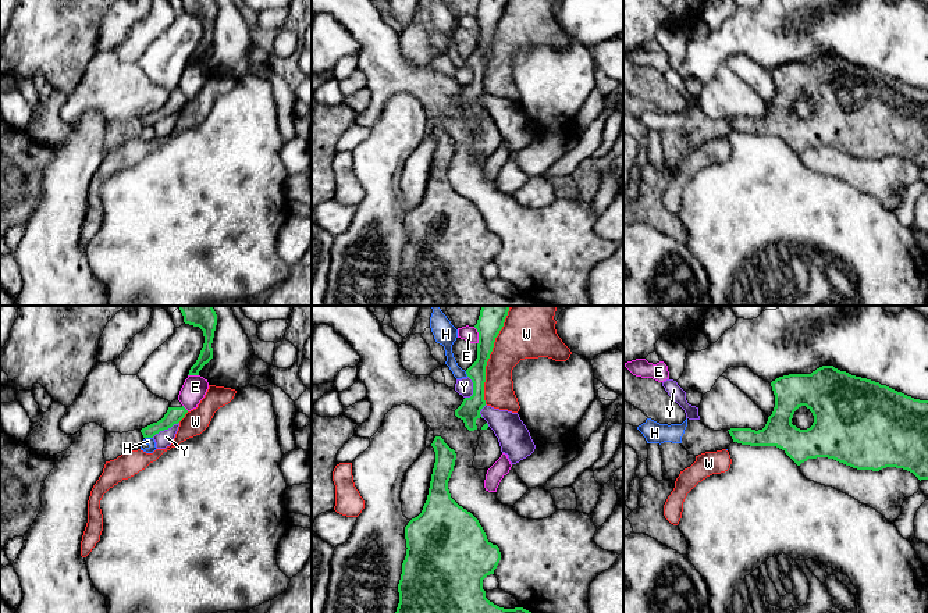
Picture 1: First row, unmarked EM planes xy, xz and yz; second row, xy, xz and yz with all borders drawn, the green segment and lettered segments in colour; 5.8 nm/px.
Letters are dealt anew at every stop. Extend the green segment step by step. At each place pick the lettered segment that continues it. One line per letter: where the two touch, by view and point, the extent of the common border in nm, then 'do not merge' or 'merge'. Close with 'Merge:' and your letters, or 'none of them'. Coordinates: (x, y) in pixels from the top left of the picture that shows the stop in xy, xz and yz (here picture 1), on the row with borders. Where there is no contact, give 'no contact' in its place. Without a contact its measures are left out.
E: xz (479, 335) | 110 nm | do not merge
H: xy (149, 437) | 50 nm | do not merge
W: xz (489, 356) | 600 nm | do not merge
Y: xy (164, 428) | 180 nm | do not merge
Merge: none of them

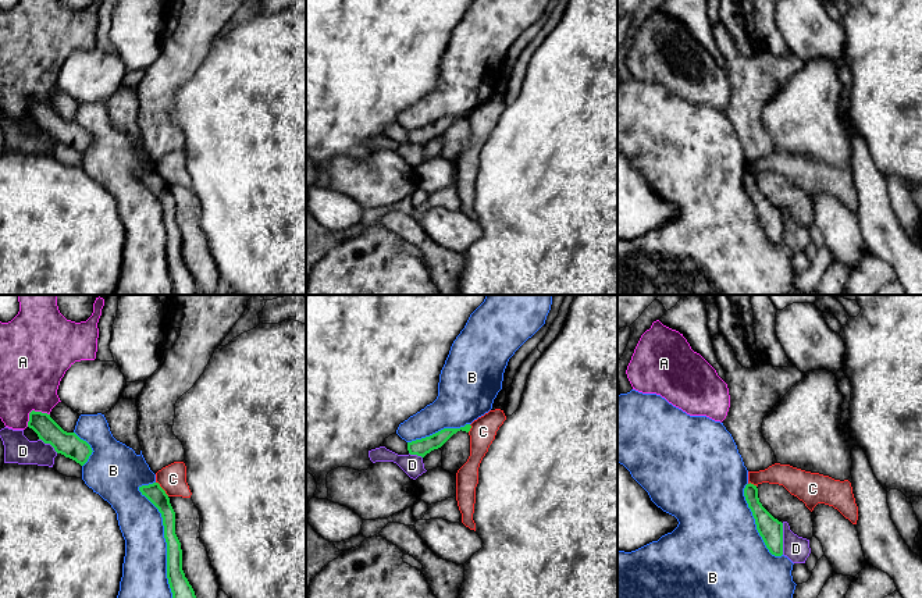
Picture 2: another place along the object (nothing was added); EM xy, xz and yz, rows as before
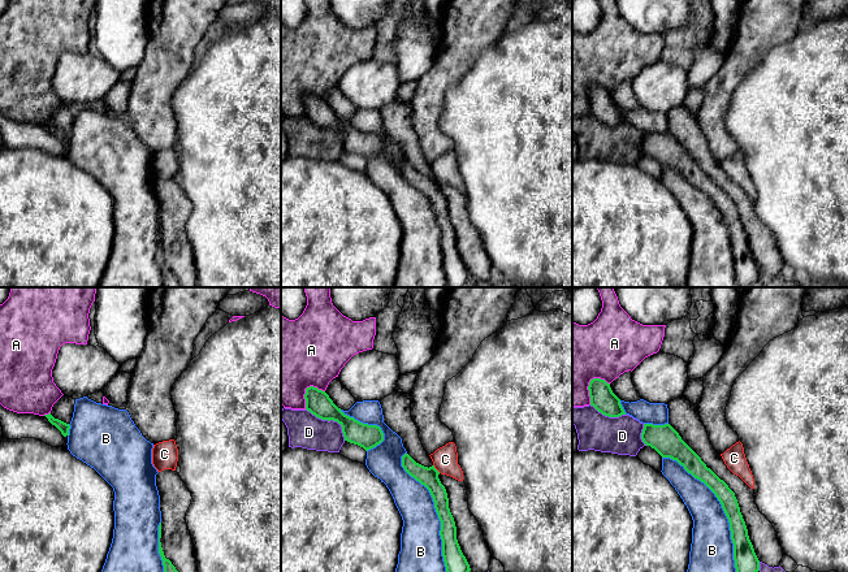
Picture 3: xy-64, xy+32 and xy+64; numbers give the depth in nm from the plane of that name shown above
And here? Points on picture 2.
A: xy (32, 410) | 150 nm | do not merge
B: xy (164, 536) | 700 nm | do not merge
C: xy (162, 488) | 120 nm | do not merge
D: yz (782, 538) | 180 nm | do not merge
Merge: none of them

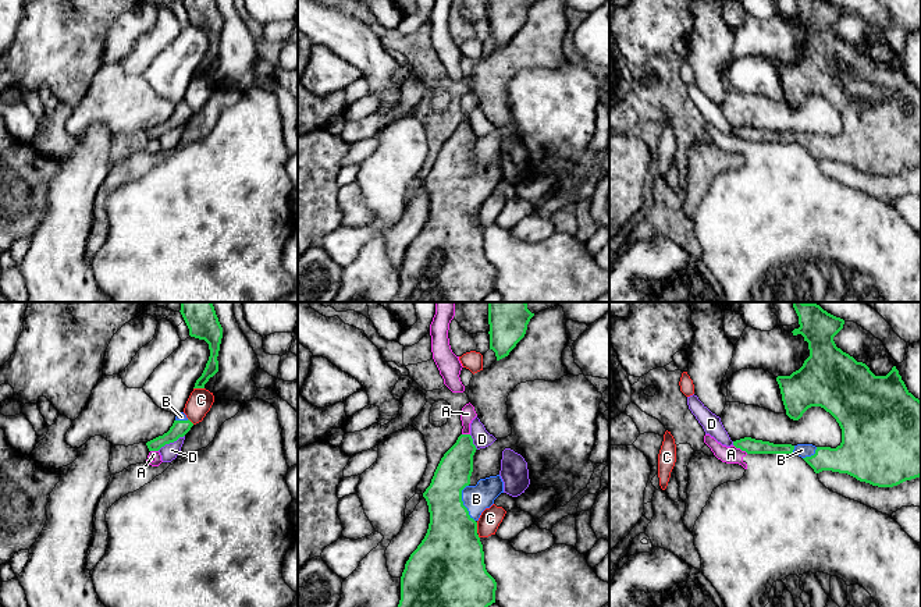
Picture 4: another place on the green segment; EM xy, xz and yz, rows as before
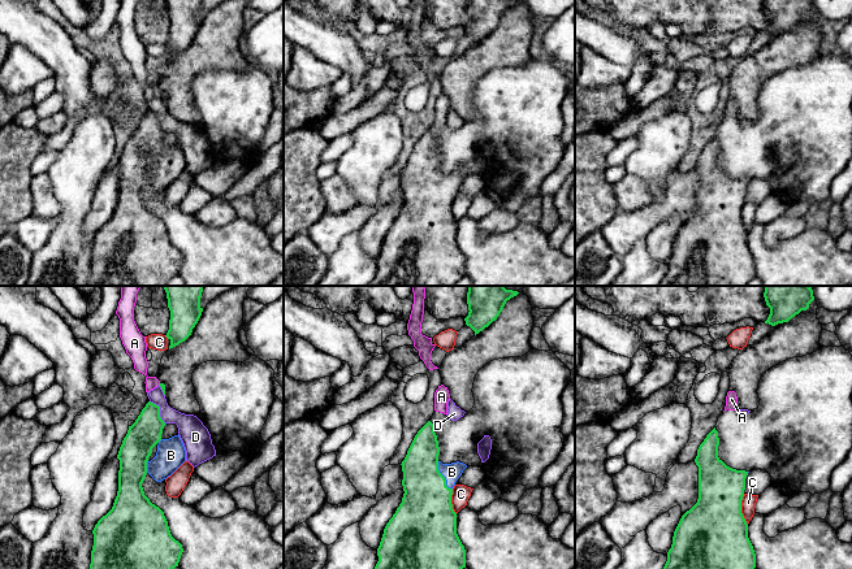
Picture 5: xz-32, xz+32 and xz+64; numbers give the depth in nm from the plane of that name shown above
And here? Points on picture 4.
A: yz (740, 448) | 100 nm | do not merge
B: xz (462, 503) | 220 nm | merge
C: xy (199, 387) | 60 nm | do not merge
D: xy (170, 442) | 180 nm | do not merge
Merge: B

